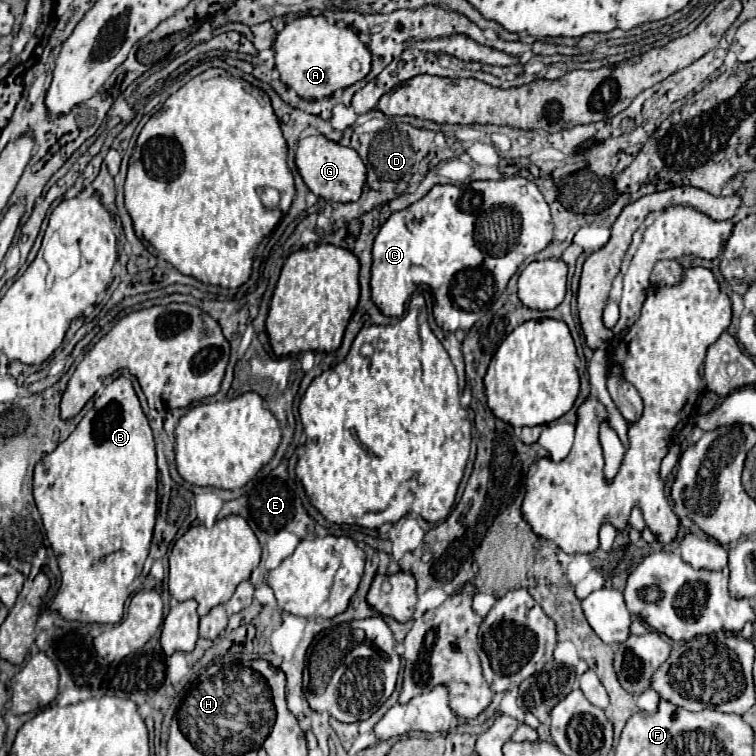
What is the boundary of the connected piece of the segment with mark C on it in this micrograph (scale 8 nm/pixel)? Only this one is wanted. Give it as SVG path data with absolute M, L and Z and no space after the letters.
M503 178L503 180L475 180L467 186L453 186L453 184L445 184L445 186L433 186L429 190L427 196L423 196L419 202L411 204L409 208L401 210L401 212L395 212L389 216L389 220L381 226L377 238L375 238L375 244L373 244L373 268L371 268L371 290L373 290L373 302L379 306L379 310L385 314L385 316L401 316L403 310L405 310L405 302L409 300L409 294L413 294L415 290L431 290L433 296L435 296L435 306L433 306L433 316L435 316L435 322L445 330L445 332L455 332L455 330L469 330L485 312L487 308L493 304L493 300L503 294L503 290L507 288L507 282L509 278L517 272L519 264L527 258L527 256L533 256L541 250L545 250L549 246L553 238L553 222L551 222L551 212L549 212L549 206L543 198L543 194L539 192L539 188L527 180L527 178Z

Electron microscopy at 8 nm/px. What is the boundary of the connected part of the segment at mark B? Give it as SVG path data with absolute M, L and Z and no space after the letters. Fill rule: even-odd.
M119 376L95 400L77 428L33 470L33 496L49 544L59 562L61 588L51 604L65 620L119 624L129 586L143 570L157 518L157 456L147 416L129 378Z

